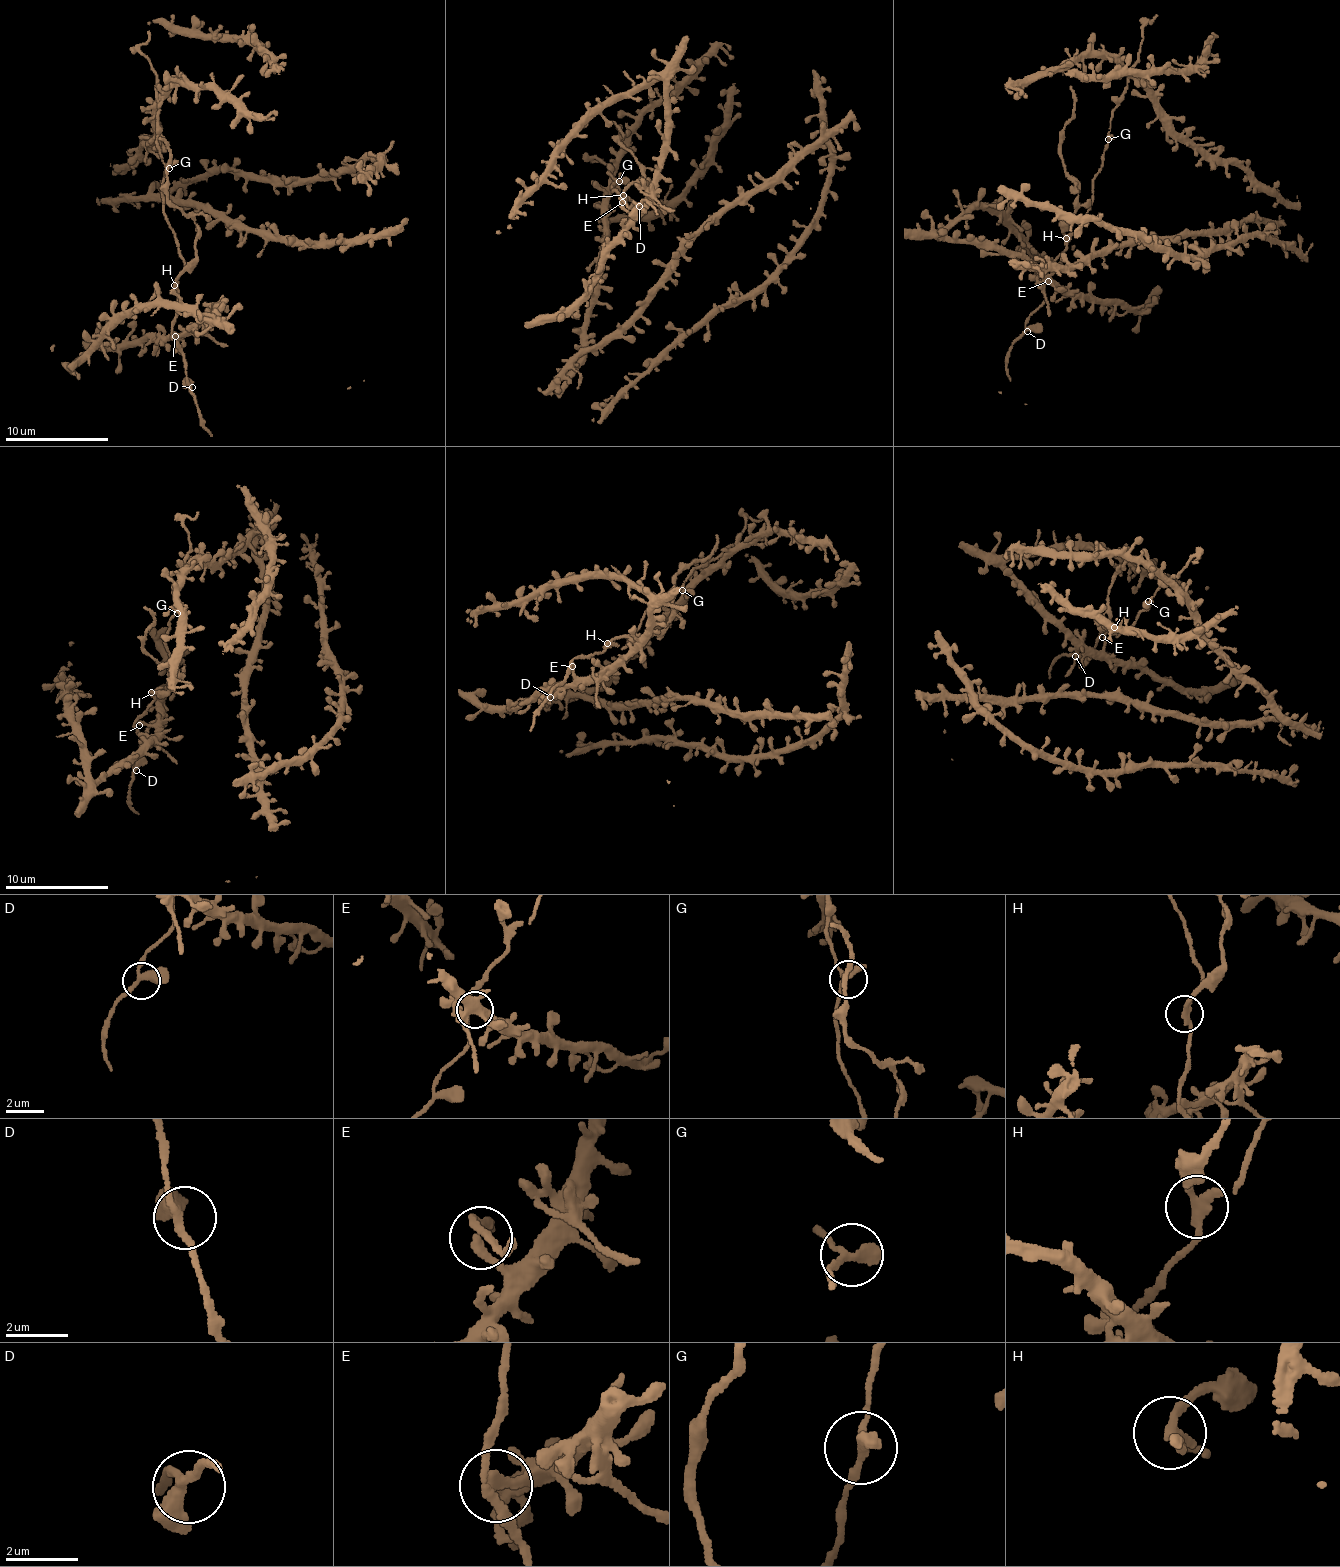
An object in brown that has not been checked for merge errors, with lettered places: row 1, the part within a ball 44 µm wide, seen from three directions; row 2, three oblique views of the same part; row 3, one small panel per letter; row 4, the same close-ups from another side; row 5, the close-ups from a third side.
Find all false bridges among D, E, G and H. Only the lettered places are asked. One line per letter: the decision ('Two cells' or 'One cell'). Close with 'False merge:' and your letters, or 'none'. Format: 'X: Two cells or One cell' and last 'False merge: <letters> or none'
D: One cell
E: One cell
G: One cell
H: Two cells
False merge: H

